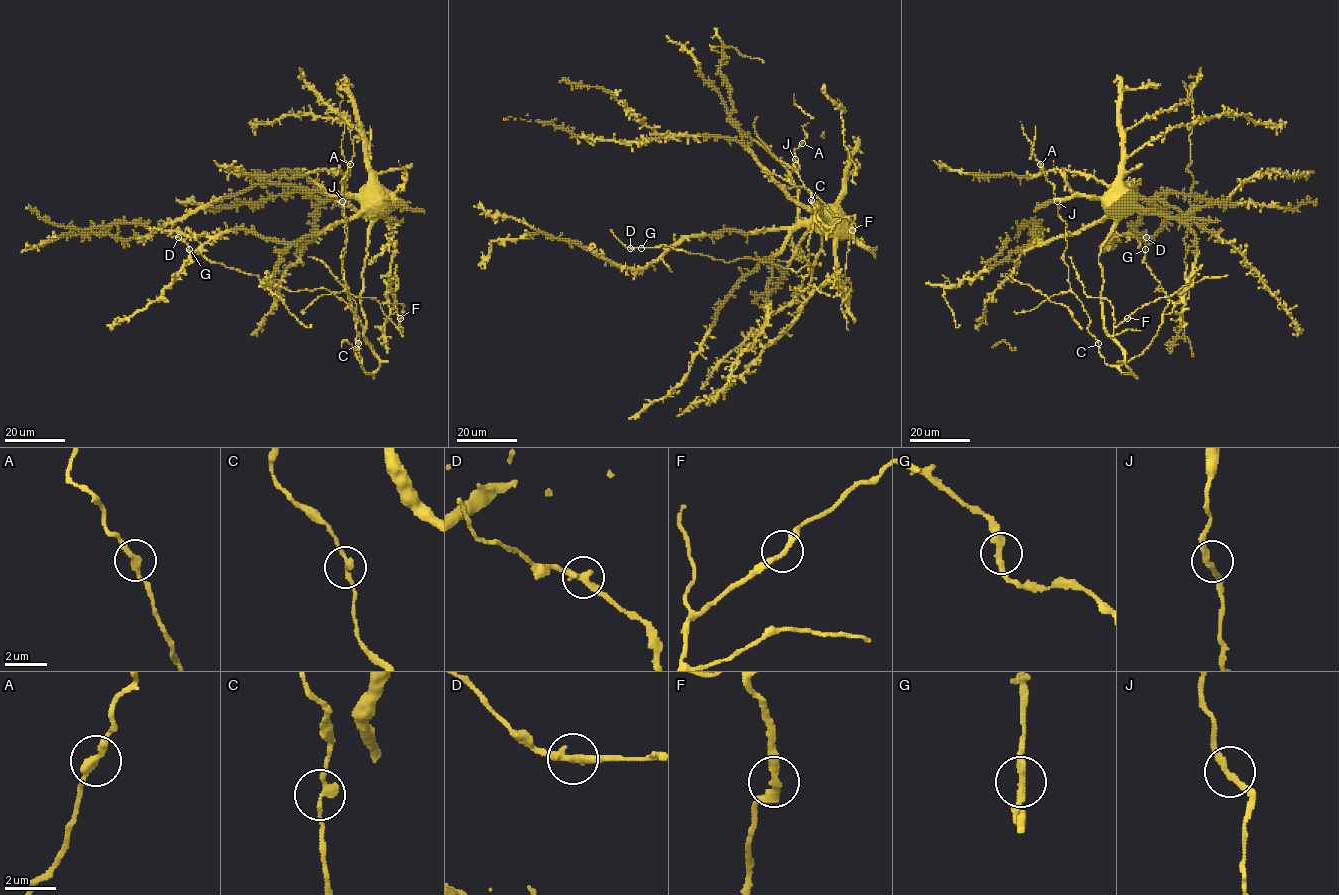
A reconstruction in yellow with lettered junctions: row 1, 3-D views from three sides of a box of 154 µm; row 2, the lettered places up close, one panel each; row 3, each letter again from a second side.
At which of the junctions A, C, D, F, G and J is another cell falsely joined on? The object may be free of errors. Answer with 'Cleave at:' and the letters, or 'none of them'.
Cleave at: D

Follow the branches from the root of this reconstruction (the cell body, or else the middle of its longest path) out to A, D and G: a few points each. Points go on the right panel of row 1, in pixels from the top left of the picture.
A: (1100, 263), (1104, 330), (1130, 373), (1105, 362), (1088, 330), (1090, 318), (1063, 261), (1066, 224), (1040, 164)
D: (1100, 263), (1104, 330), (1130, 373), (1118, 367), (1150, 344), (1170, 302), (1142, 262), (1145, 237)
G: (1100, 263), (1104, 330), (1130, 373), (1118, 367), (1150, 344), (1170, 302), (1155, 292), (1145, 249)

